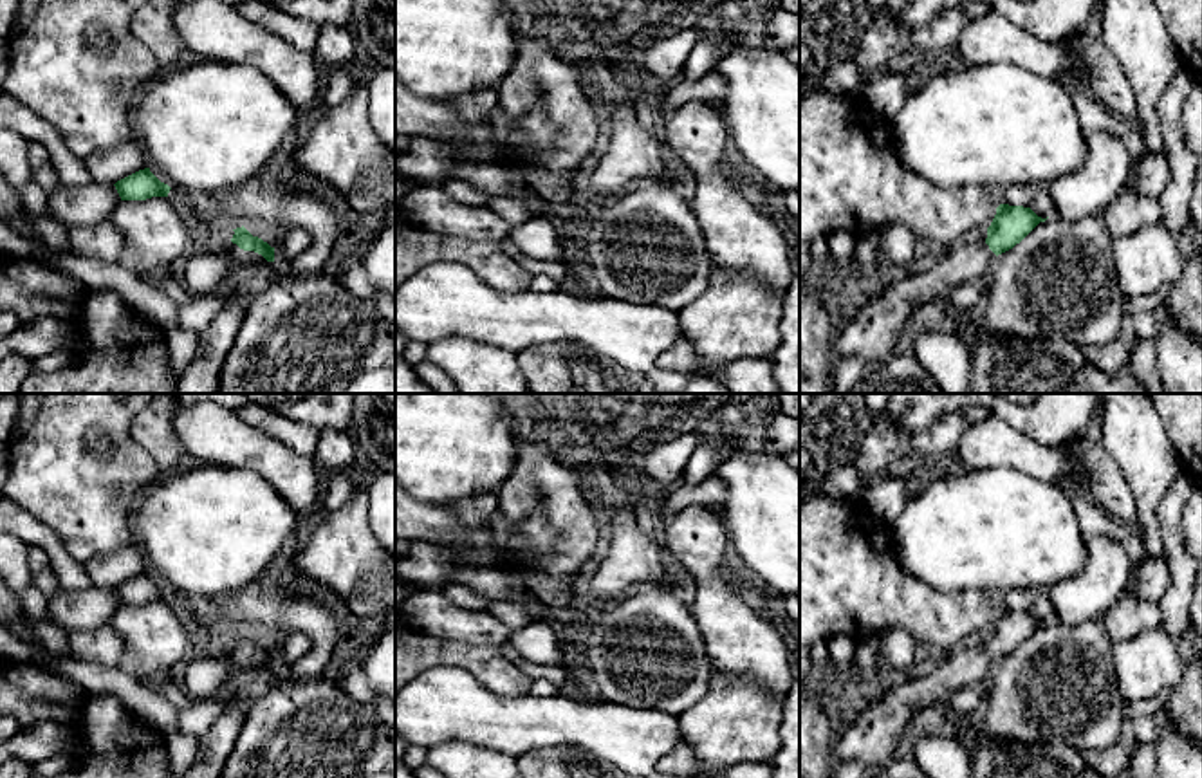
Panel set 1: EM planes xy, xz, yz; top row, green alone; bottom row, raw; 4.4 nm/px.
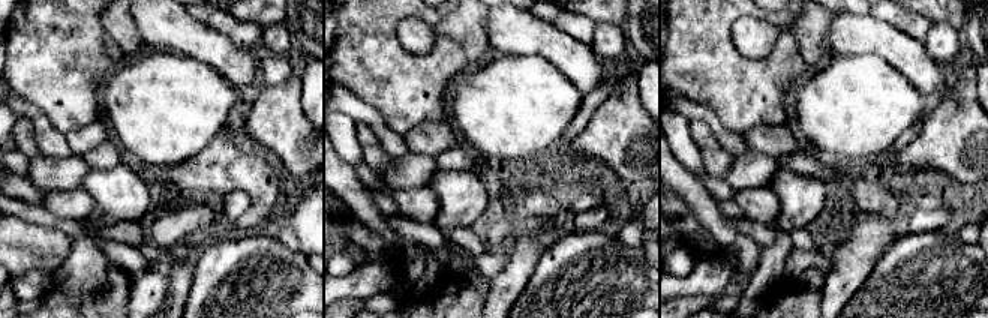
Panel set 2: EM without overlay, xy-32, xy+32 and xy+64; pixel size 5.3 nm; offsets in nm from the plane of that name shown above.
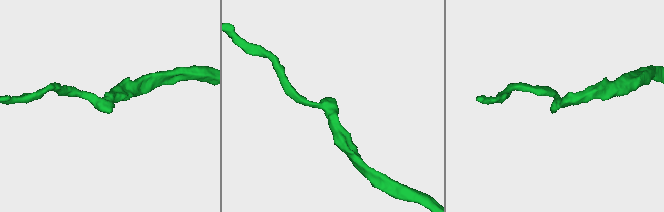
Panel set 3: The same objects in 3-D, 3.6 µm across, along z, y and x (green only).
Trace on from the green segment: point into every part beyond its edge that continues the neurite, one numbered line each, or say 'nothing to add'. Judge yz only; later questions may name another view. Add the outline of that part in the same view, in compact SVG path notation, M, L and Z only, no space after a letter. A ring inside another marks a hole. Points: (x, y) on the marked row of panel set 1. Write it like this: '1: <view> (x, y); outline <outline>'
1: yz (870, 336); outline M960 242L946 249L933 269L913 267L897 282L877 283L868 303L832 341L834 357L859 357L866 368L886 361L915 307L942 301L962 283L985 283L994 260L985 242Z

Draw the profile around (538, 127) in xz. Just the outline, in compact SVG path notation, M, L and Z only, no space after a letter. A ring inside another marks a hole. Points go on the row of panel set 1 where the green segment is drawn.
M540 103L518 121L513 121L498 105L489 116L489 125L500 152L500 161L520 168L531 191L547 202L576 202L578 191L585 186L583 179L579 175L552 173L538 159L558 137L558 130ZM514 130L527 134L527 146L518 152L509 146L509 135Z

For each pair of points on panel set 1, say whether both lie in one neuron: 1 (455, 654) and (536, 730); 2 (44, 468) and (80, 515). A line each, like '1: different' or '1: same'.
1: different
2: same

